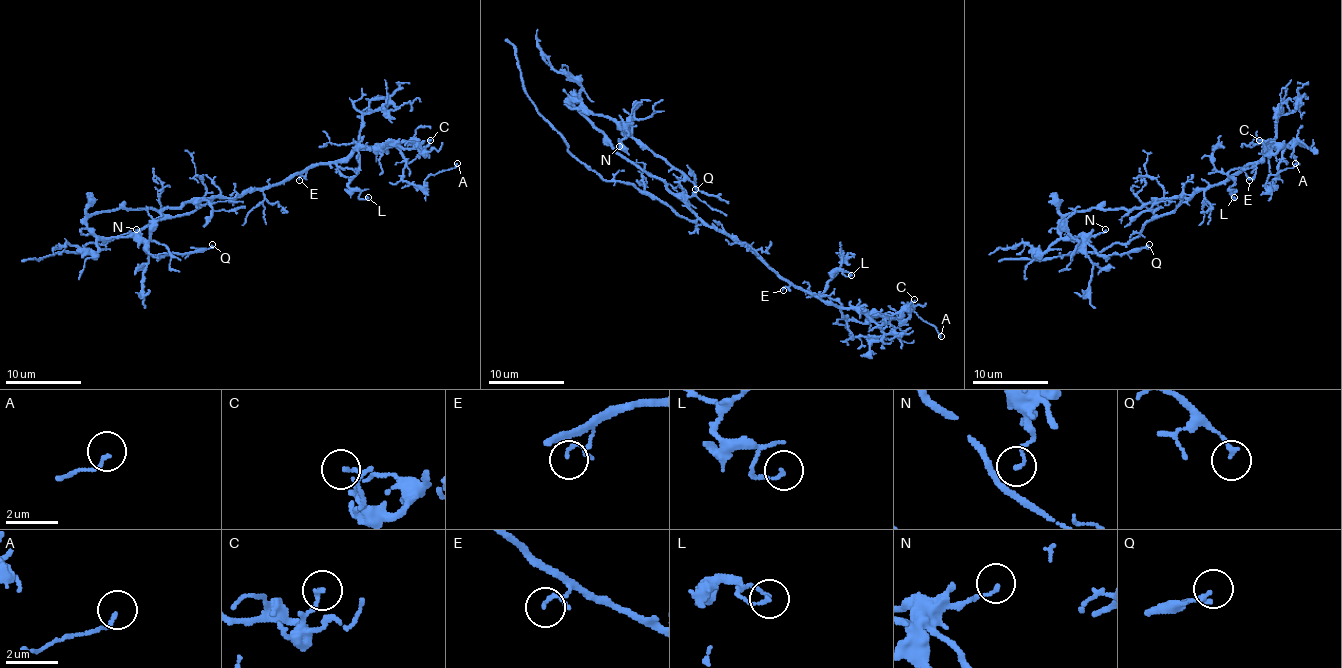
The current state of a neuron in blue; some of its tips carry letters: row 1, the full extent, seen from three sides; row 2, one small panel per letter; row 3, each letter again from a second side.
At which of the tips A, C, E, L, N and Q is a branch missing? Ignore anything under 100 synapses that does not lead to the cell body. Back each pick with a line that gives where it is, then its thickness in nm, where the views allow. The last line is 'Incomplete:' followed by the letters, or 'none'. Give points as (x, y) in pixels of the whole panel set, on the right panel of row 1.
Incomplete: none

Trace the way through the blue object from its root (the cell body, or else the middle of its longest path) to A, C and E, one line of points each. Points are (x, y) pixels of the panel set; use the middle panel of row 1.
A: (695, 214), (825, 301), (865, 311), (878, 324), (889, 320), (887, 313), (910, 307), (941, 336)
C: (695, 214), (747, 244), (781, 277), (842, 309), (906, 318), (914, 299)
E: (695, 214), (709, 225), (726, 231), (747, 244), (790, 284), (783, 290)

